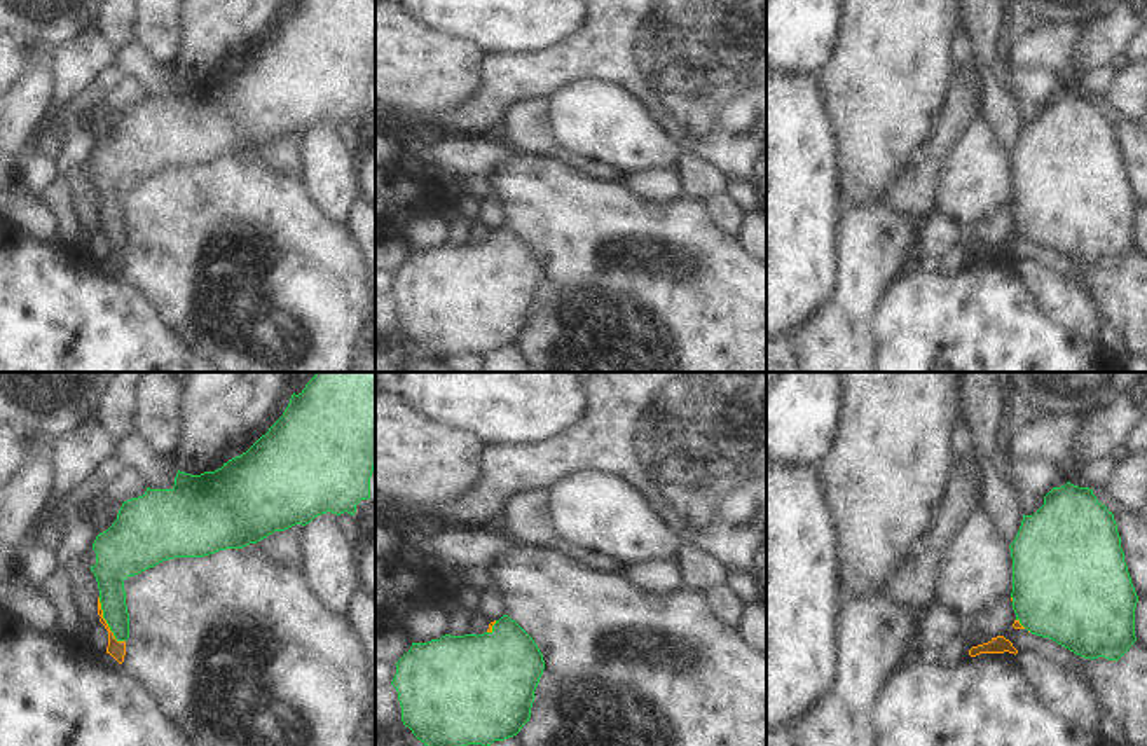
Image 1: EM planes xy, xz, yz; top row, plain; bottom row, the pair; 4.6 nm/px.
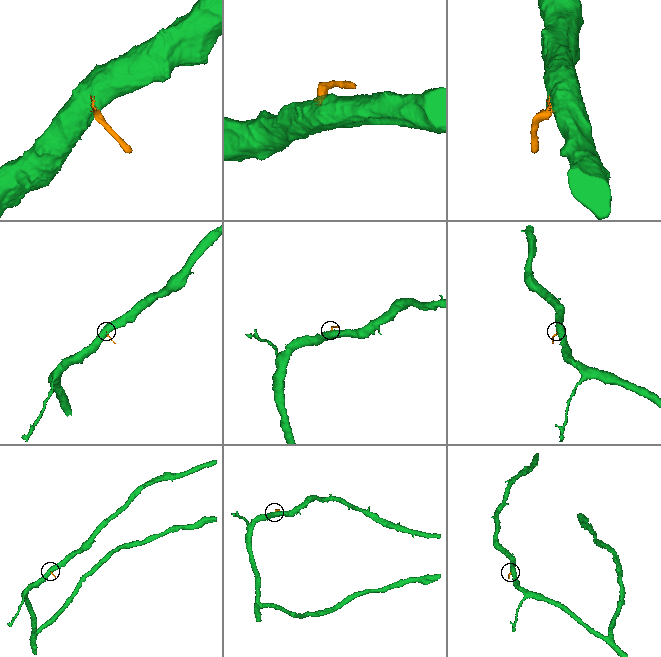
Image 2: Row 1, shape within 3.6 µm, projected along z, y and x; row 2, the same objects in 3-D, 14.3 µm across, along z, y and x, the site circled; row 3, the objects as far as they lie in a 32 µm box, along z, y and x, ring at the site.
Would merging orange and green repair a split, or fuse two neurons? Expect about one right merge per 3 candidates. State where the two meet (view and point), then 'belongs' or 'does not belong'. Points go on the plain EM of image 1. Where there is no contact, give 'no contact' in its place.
xy (105, 231) | belongs

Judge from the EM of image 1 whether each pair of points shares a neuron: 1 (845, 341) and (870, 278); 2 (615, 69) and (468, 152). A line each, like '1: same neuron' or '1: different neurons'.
1: same neuron
2: different neurons

